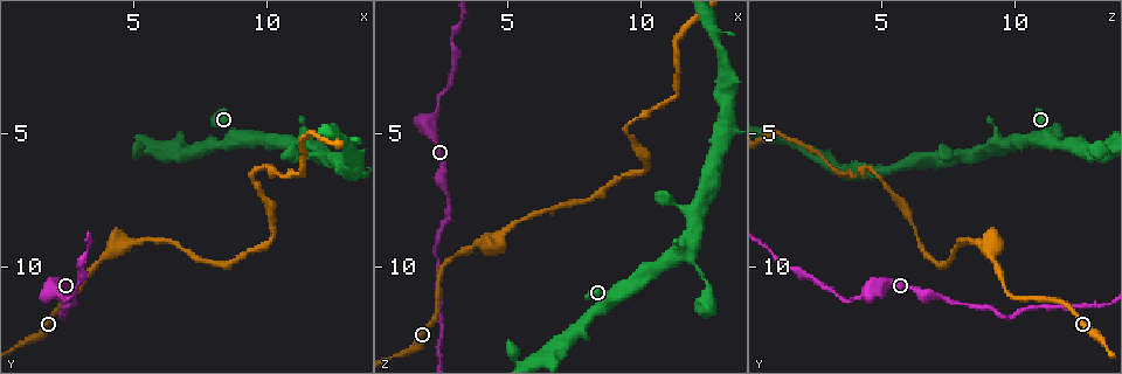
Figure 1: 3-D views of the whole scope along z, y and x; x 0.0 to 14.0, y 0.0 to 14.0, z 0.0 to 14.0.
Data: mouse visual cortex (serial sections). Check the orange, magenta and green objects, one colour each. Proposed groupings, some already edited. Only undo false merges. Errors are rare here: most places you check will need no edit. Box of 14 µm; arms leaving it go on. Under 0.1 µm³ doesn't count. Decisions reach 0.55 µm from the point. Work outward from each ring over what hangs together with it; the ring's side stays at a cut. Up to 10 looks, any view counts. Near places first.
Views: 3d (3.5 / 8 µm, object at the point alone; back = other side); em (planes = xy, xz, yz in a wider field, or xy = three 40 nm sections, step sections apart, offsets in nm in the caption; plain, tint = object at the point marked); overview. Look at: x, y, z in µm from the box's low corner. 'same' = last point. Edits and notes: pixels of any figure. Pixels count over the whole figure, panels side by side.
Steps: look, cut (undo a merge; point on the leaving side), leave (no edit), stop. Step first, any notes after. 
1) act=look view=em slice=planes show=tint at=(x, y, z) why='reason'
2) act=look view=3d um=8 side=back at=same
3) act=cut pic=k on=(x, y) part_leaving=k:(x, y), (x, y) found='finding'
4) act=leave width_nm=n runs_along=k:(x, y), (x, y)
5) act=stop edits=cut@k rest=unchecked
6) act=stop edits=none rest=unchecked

act=look view=3d um=8 at=(6.5, 5.7, 13.3) why='two arms in line, one across'

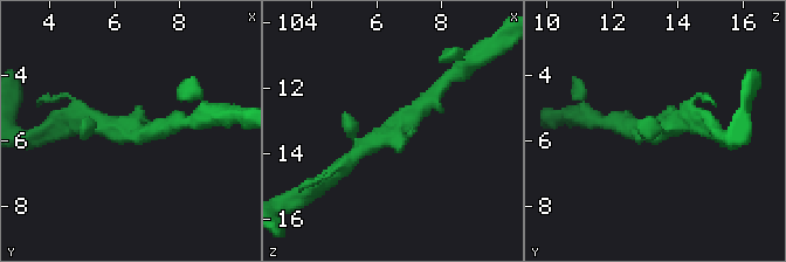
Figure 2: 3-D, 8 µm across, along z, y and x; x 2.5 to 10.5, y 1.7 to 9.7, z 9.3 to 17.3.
act=look view=em slice=planes show=tint at=(6.5, 5.8, 13.3) why='need the tissue'

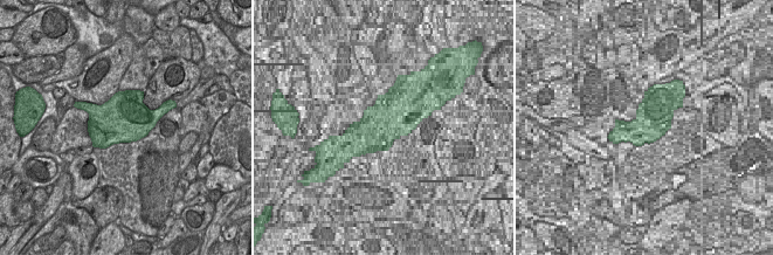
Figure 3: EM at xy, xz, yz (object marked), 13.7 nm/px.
act=leave width_nm=650 runs_along=2:(419, 110), (393, 132), (363, 144) found='one cell here'

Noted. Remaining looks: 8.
act=look view=3d um=3.5 side=back at=(4.1, 9.4, 9.1) why='thick turns thin'

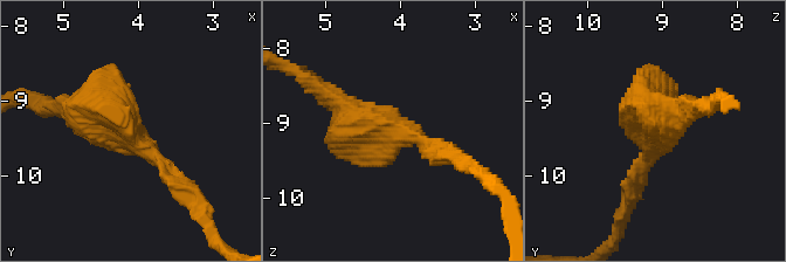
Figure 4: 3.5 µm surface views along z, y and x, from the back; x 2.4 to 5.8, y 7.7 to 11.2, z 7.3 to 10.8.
act=look view=em slice=planes show=tint at=(4.15, 9.45, 9.10)

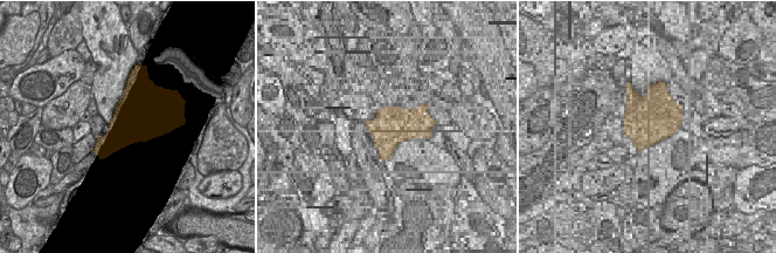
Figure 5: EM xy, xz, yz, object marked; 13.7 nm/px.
act=leave runs_along=4:(170, 172), (116, 122), (52, 108) found='one cell here'

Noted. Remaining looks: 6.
act=look view=3d um=3.5 at=(2.5, 11.3, 3.7) why='sharp bend'

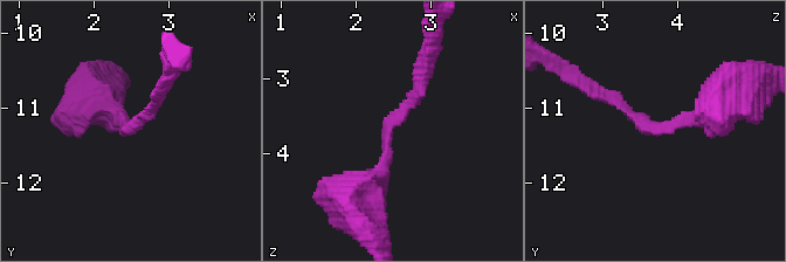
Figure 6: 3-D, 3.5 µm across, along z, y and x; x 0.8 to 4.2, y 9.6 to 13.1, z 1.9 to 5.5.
act=look view=em slice=xy step=3 show=tint at=(2.45, 11.30, 3.65) arm_widths_nm=150,250 why='need the tissue'

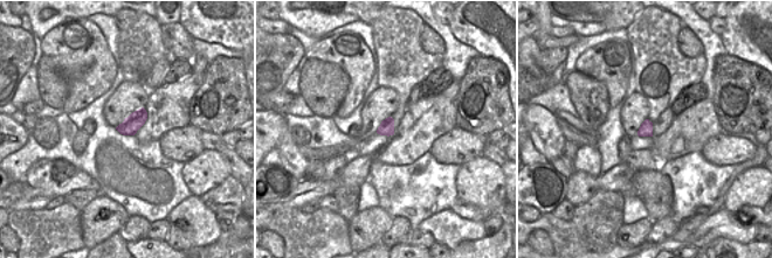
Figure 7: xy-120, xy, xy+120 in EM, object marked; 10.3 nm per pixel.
act=look view=em slice=xy step=5 show=tint at=same why='another direction'

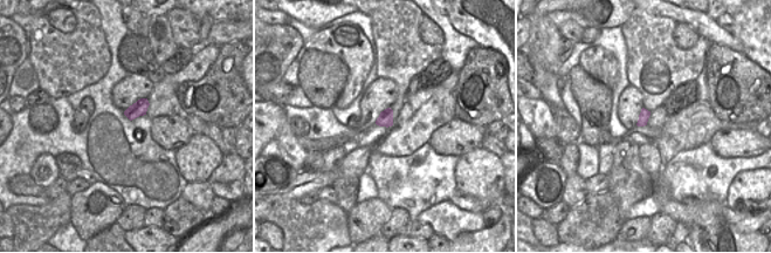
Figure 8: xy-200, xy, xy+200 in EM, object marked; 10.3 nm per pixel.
act=leave runs_along=6:(362, 191), (422, 76) found='one cell here'

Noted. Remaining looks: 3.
act=look view=3d um=3.5 at=(13.2, 6.4, 4.9) why='arms part here'

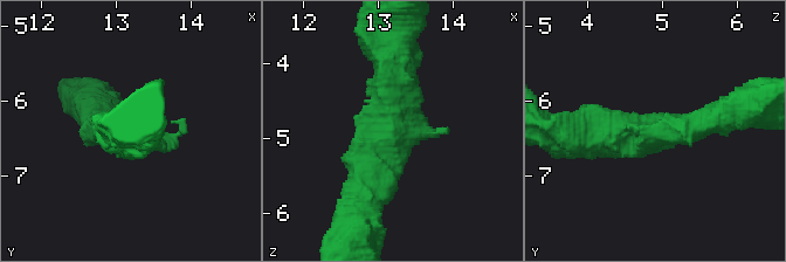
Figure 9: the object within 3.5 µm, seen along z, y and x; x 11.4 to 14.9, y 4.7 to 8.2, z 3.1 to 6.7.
act=look view=em slice=xy step=5 show=tint at=(13.15, 6.45, 4.90) arms=3 arm_widths_nm=100,350,500 why='need the tissue'

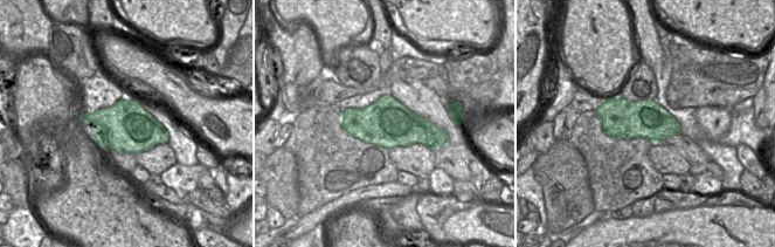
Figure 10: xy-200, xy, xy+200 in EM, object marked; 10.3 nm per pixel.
act=look view=em slice=xy step=1 show=tint at=same why='another direction'

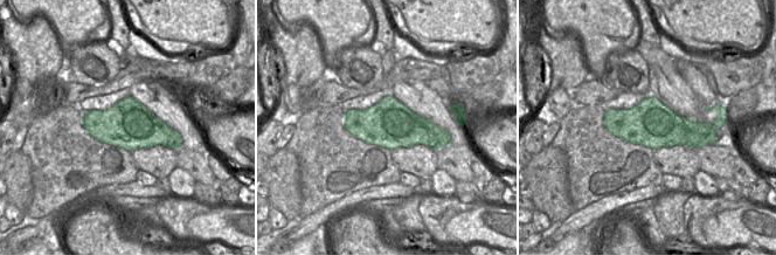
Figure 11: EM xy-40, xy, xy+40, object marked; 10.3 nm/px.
act=leave runs_along=9:(362, 199), (391, 143), (394, 53) found='one cell here'

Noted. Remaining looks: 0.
act=stop edits=none rest=unchecked

